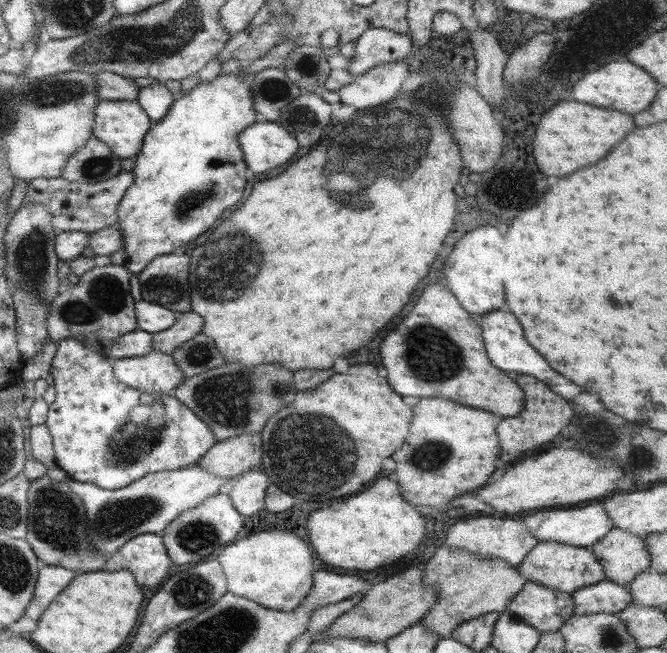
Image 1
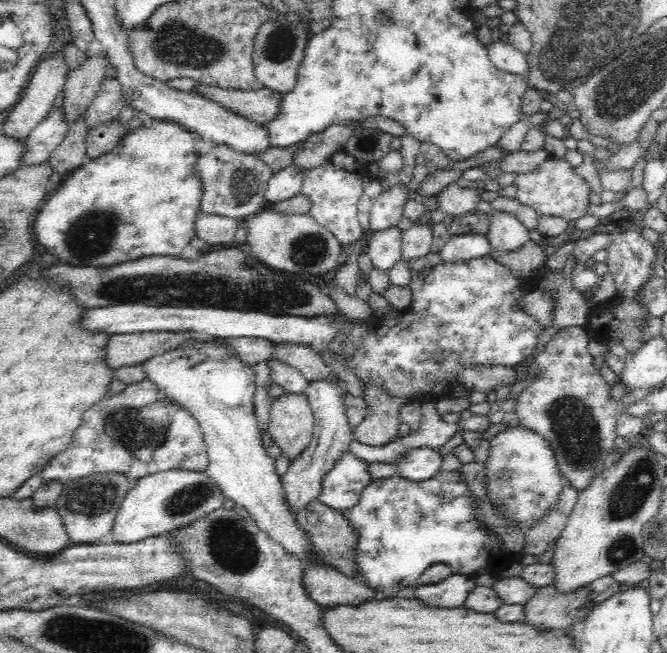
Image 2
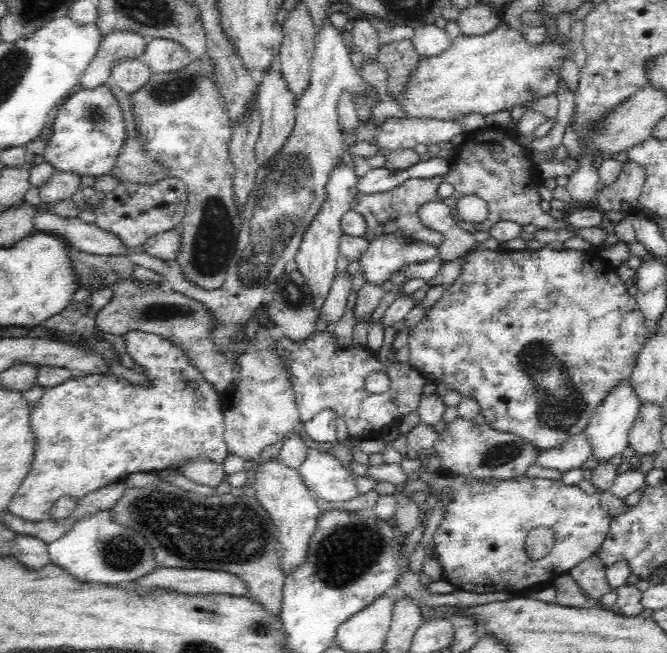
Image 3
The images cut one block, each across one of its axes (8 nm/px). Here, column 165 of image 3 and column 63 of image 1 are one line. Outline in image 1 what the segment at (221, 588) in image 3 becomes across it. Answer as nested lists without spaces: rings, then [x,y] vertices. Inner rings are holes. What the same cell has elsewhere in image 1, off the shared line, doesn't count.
[[[39,565],[33,596],[28,602],[24,615],[37,621],[45,606],[69,584],[73,572],[63,567]]]

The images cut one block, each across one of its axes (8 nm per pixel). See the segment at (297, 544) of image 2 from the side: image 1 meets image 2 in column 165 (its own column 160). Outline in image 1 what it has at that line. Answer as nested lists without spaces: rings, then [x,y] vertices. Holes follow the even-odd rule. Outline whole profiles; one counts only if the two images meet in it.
[[[149,352],[140,357],[120,358],[111,360],[115,379],[142,394],[163,394],[171,396],[172,391],[182,384],[184,377],[177,366],[174,366],[172,356],[161,352]]]

